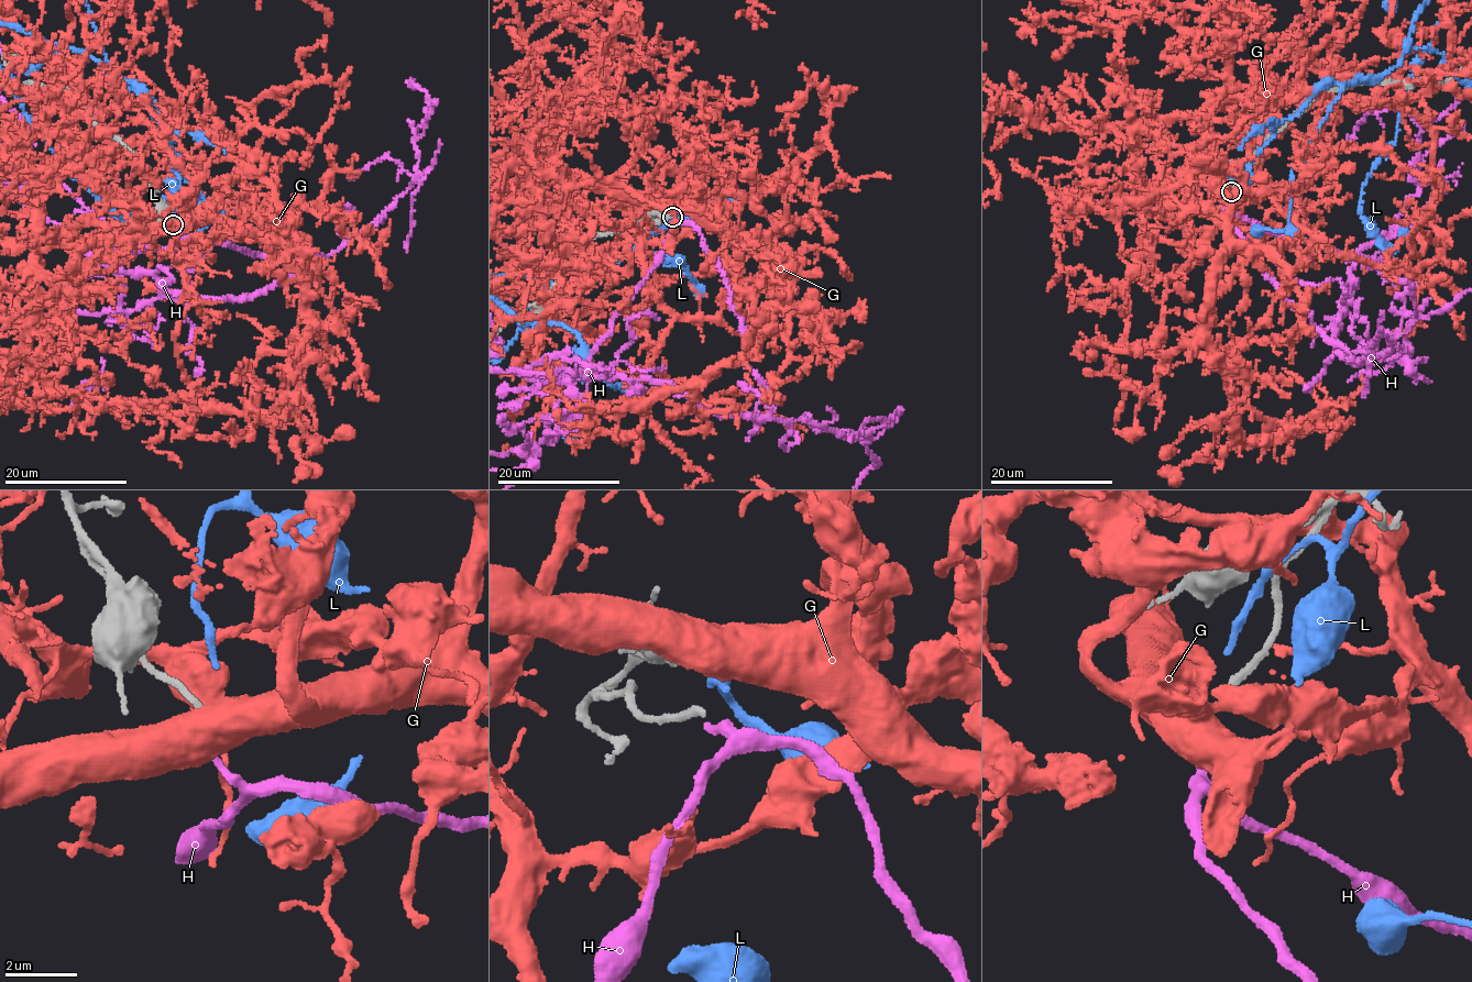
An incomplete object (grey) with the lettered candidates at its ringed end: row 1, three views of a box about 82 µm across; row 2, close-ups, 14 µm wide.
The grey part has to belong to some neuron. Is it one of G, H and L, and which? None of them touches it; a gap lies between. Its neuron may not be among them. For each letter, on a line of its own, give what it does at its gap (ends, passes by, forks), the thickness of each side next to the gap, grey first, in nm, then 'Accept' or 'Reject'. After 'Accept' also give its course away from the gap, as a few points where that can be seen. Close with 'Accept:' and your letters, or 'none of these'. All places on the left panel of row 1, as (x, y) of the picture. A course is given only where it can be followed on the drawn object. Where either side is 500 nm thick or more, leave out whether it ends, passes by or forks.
G: Thickness 190 nm (grey) against 700 nm. Reject
H: It ends there. Thickness 190 nm (grey) against 170 nm. Accept
L: It ends there. Thickness 190 nm (grey) against 180 nm. Reject
Accept: H

